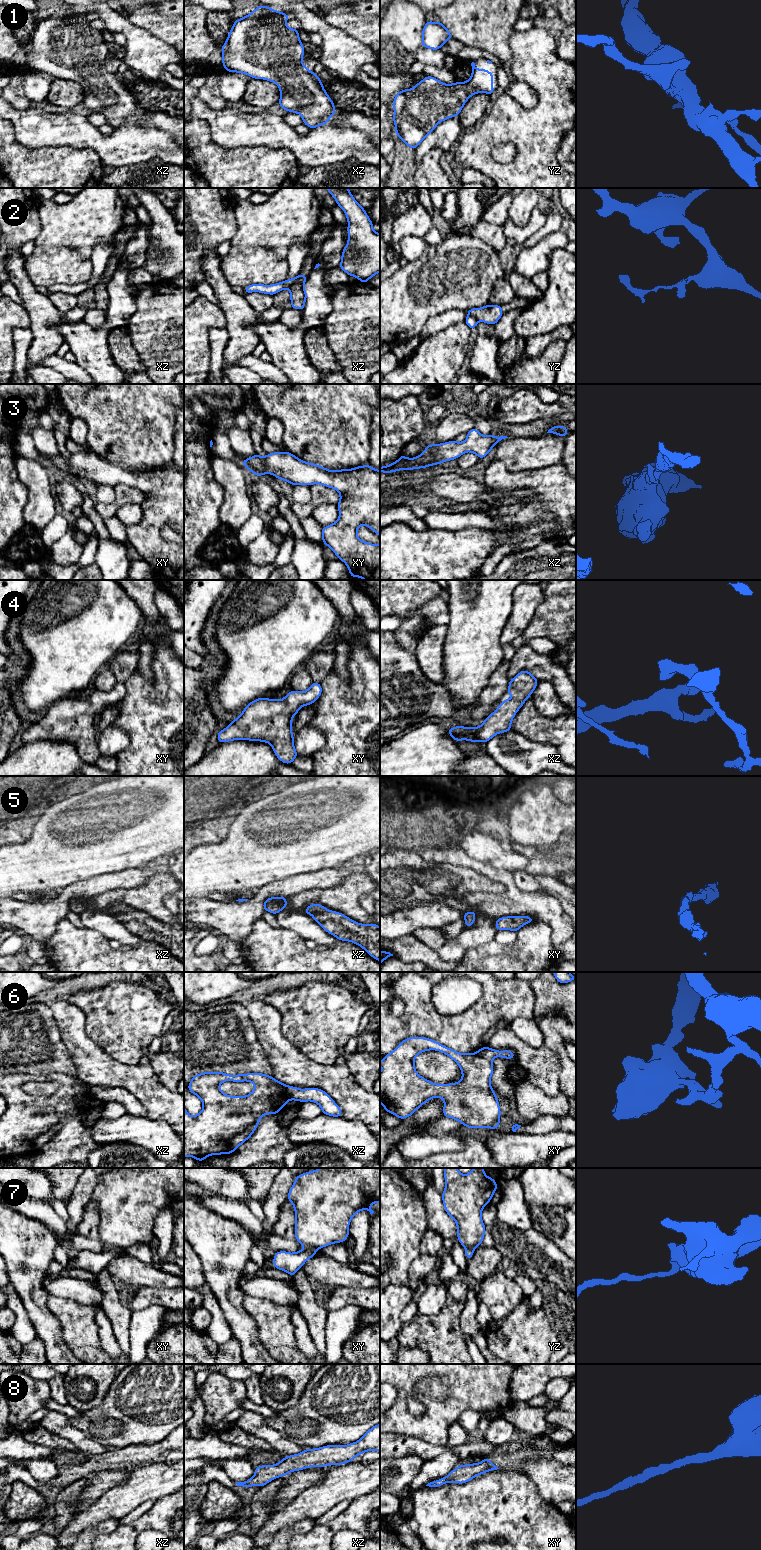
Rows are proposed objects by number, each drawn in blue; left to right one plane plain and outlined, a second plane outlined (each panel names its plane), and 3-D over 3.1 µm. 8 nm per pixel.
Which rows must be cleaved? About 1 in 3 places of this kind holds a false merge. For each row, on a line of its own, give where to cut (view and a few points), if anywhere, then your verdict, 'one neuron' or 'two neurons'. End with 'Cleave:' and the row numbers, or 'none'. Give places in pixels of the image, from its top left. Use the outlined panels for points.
1: cut none; one neuron
2: cut xz (300, 274), (300, 277), (289, 288); two neurons
3: cut none; one neuron
4: cut none; one neuron
5: cut none; one neuron
6: cut xz (289, 1086), (287, 1099); two neurons
7: cut xy (307, 1246), (315, 1249); two neurons
8: cut none; one neuron
Cleave: 2, 6, 7

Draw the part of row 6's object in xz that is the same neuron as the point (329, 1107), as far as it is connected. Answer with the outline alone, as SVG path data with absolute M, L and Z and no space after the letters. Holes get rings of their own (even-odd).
M289 1086L287 1098L288 1100L300 1102L313 1101L321 1107L322 1114L333 1117L342 1116L341 1108L325 1091L319 1088L299 1089L297 1087Z

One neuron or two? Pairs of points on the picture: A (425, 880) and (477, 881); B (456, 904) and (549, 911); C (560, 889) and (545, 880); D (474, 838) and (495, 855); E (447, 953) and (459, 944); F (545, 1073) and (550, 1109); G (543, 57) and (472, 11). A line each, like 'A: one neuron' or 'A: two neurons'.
A: one neuron
B: two neurons
C: one neuron
D: one neuron
E: one neuron
F: two neurons
G: two neurons

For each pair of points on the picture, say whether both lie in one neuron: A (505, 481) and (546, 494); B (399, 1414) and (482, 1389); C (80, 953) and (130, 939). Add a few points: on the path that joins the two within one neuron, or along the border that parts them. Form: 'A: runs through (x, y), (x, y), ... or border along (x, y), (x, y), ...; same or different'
A: runs through (515, 481), (533, 481), (536, 484); same
B: runs through (420, 1421), (434, 1421), (461, 1397); same
C: border along (142, 940), (135, 945), (122, 946); different

